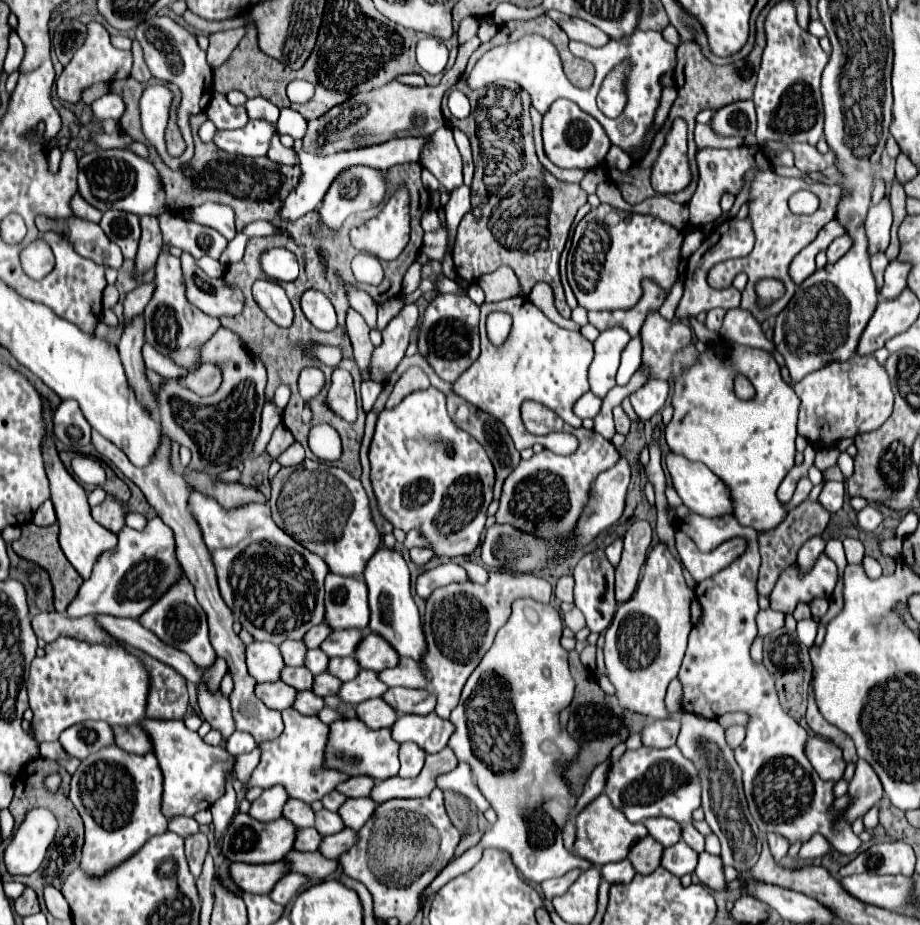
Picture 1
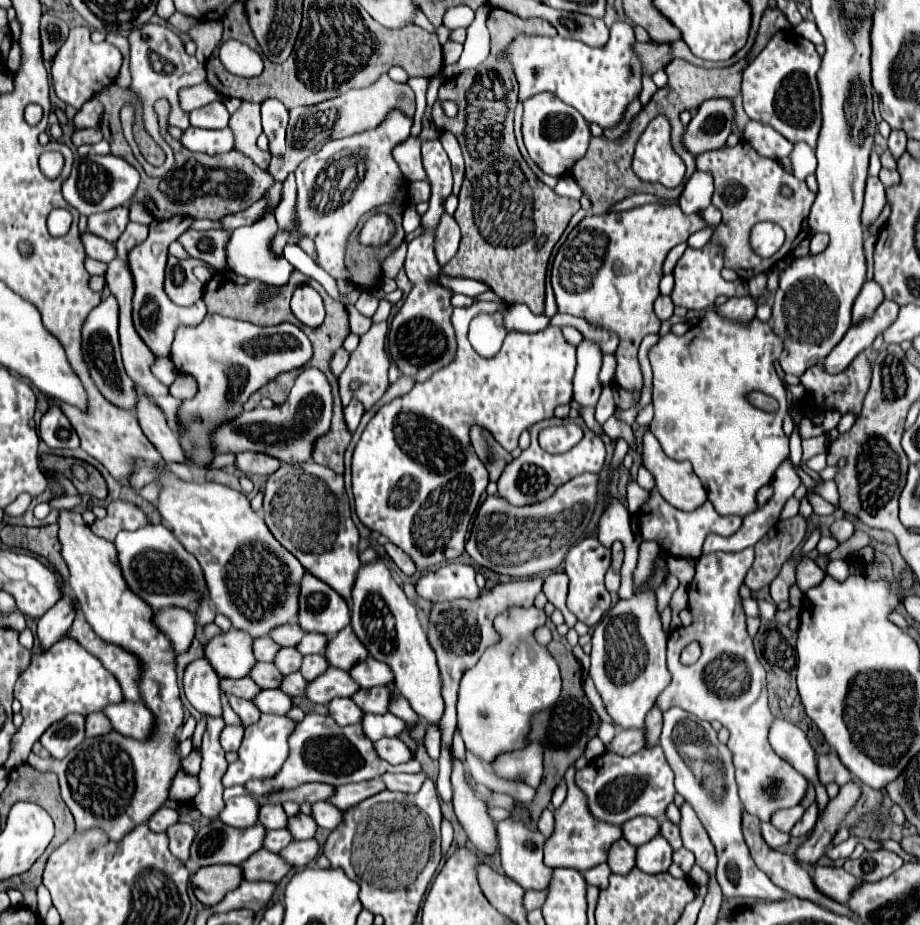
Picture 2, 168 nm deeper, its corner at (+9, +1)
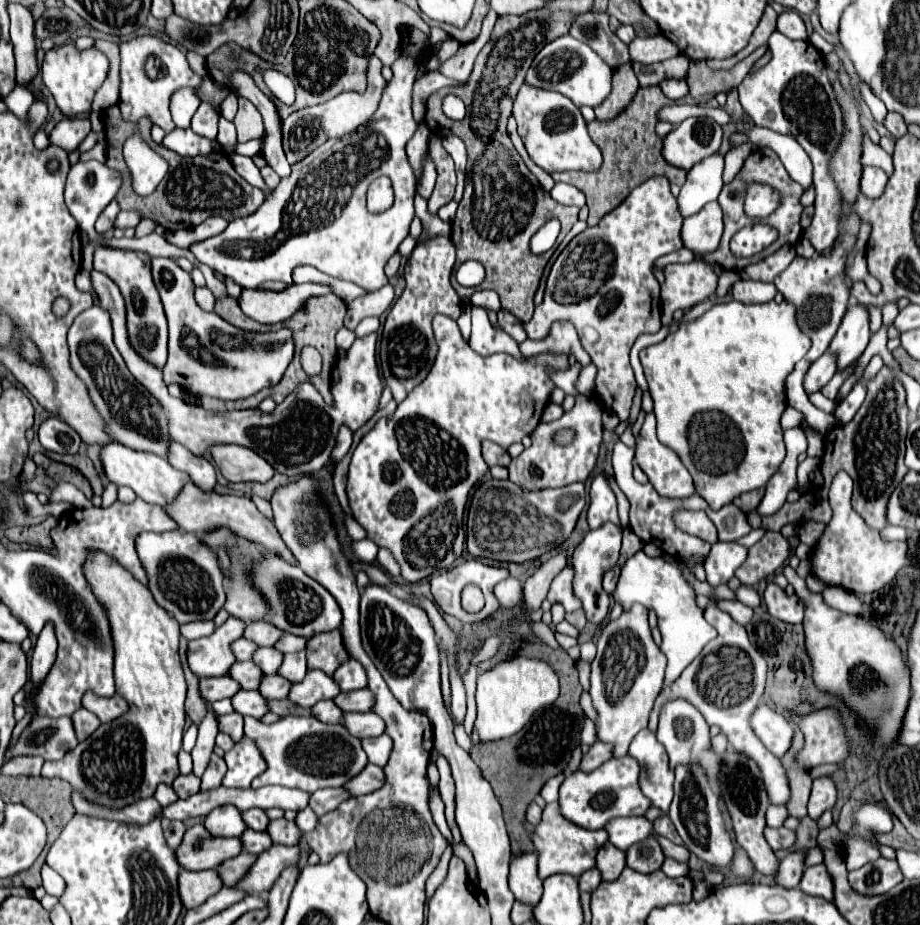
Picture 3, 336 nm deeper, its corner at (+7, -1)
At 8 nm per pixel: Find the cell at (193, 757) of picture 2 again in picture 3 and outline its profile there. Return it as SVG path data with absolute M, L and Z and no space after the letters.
M187 774L187 776L177 776L173 780L173 790L177 792L179 798L187 798L189 794L197 794L199 786L201 786L201 778L197 778L195 774Z

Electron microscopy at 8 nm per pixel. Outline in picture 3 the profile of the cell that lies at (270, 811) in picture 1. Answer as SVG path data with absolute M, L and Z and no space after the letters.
M219 806L215 810L211 810L205 820L203 820L205 830L211 836L241 836L241 832L245 830L245 822L241 820L241 812L233 806Z

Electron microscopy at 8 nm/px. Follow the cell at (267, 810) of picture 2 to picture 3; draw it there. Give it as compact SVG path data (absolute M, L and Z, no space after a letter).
M251 808L251 810L241 812L241 818L245 820L247 828L253 828L253 830L265 830L265 824L269 822L265 812L259 810L259 808Z

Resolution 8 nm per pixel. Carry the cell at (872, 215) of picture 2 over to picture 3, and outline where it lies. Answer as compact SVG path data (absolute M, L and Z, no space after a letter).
M863 166L863 174L861 174L861 192L869 198L877 198L881 196L881 192L885 190L887 184L887 174L881 168L875 166Z

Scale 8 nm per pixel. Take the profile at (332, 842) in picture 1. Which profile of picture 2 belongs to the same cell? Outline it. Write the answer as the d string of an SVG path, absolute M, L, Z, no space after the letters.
M311 838L311 840L293 842L293 844L287 846L285 850L281 850L279 854L281 854L287 862L291 862L295 868L301 868L301 866L305 868L311 860L317 858L319 850L321 850L321 844L319 844L315 838Z

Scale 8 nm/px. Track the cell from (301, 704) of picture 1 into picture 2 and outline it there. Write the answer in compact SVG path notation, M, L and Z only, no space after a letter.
M263 690L259 698L255 698L255 704L259 704L263 714L287 714L293 708L293 698L285 694L283 690Z

